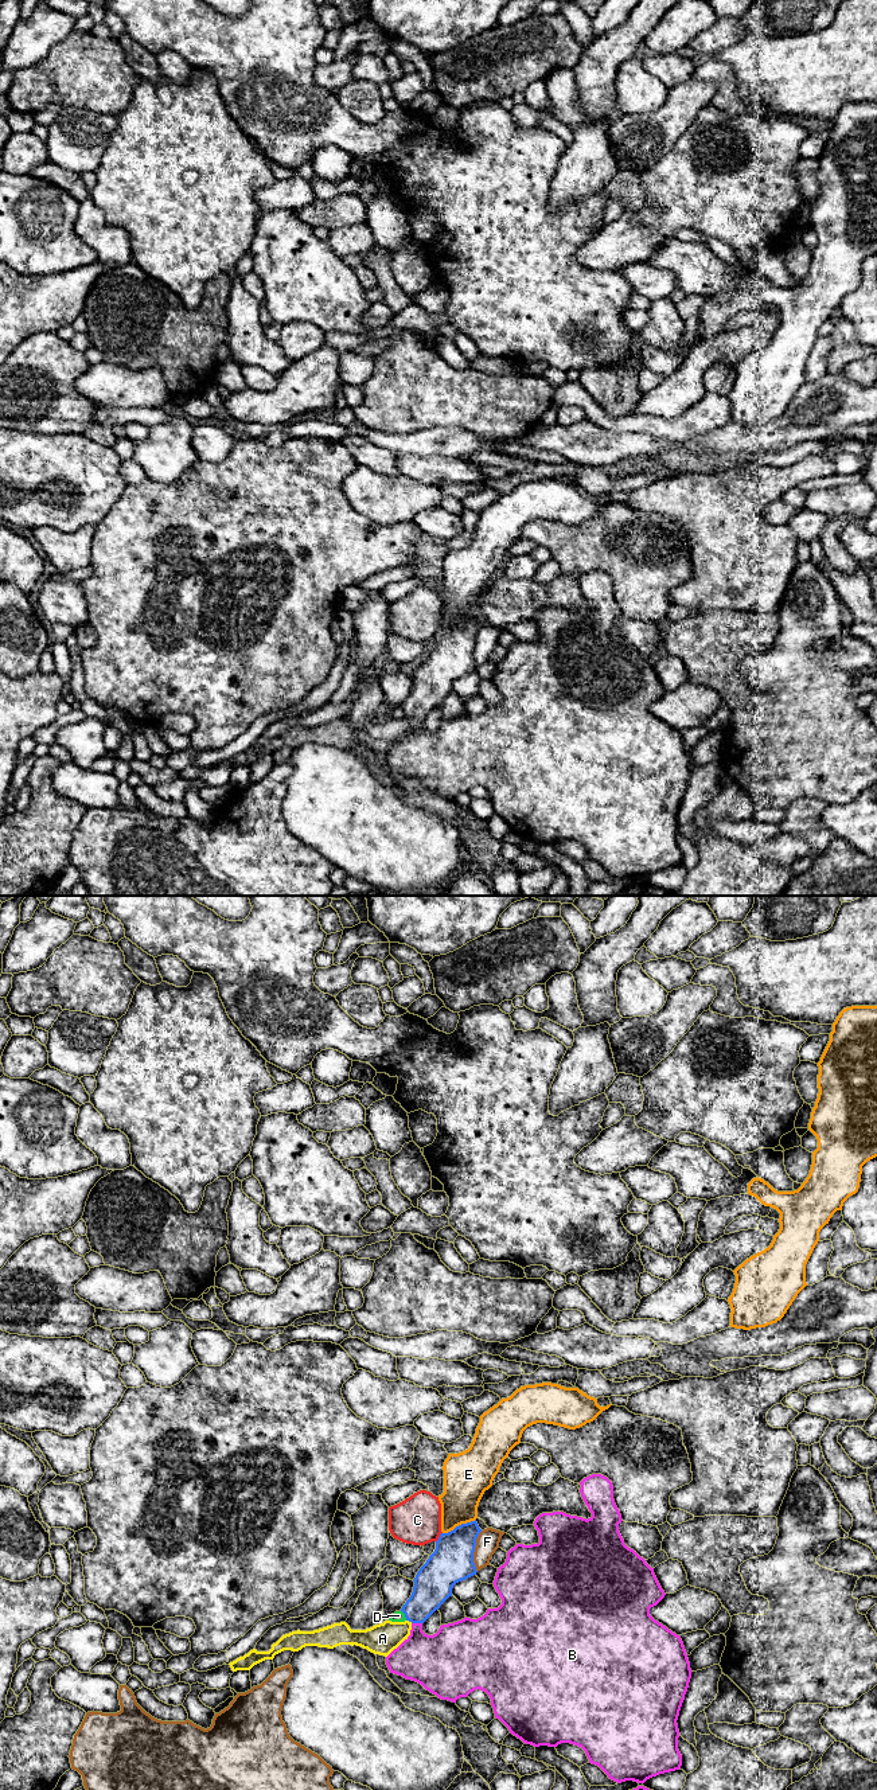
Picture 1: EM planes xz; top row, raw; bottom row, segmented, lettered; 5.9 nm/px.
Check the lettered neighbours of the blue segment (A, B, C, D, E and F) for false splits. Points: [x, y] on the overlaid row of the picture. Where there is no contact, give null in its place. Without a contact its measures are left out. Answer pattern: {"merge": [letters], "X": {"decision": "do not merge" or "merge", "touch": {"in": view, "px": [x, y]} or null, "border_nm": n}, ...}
{"merge": ["A"], "A": {"decision": "merge", "touch": {"in": "xz", "px": [409, 1621]}, "border_nm": 40}, "B": {"decision": "do not merge", "touch": {"in": "xz", "px": [417, 1622]}, "border_nm": 60}, "C": {"decision": "do not merge", "touch": {"in": "xz", "px": [439, 1537]}, "border_nm": 70}, "D": {"decision": "do not merge", "touch": {"in": "xz", "px": [405, 1615]}, "border_nm": 70}, "E": {"decision": "do not merge", "touch": {"in": "xz", "px": [459, 1525]}, "border_nm": 220}, "F": {"decision": "do not merge", "touch": {"in": "xz", "px": [474, 1551]}, "border_nm": 260}}

